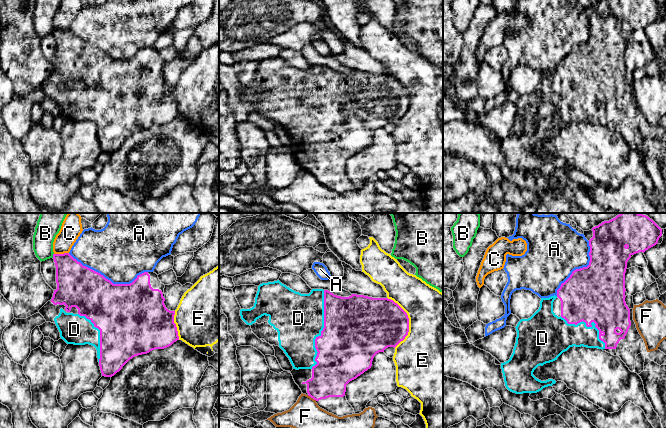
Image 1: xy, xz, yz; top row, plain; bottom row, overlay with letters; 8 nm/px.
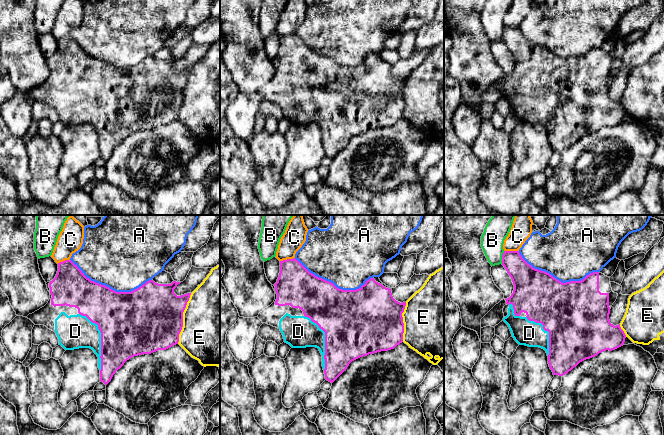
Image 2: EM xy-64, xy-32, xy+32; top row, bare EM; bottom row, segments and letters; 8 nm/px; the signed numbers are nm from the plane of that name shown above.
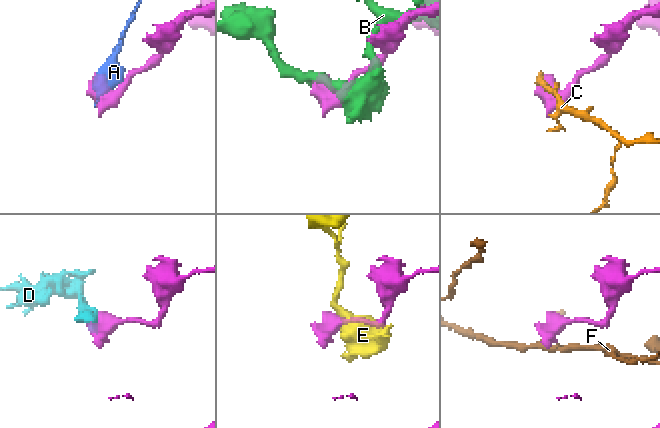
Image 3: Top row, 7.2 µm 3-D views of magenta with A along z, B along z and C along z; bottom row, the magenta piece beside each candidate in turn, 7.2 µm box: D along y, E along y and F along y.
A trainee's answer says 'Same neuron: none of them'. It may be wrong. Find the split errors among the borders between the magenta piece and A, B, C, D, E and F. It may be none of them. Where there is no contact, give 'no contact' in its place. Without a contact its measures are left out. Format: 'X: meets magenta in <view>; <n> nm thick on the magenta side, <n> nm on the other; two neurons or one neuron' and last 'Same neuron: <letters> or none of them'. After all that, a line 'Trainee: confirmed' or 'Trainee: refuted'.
A: meets magenta in xy; 420 nm thick on the magenta side, 460 nm on the other; two neurons
B: meets magenta in xy; 280 nm thick on the magenta side, 170 nm on the other; two neurons
C: meets magenta in xy; 280 nm thick on the magenta side, 160 nm on the other; two neurons
D: meets magenta in xz; 500 nm thick on the magenta side, 400 nm on the other; one neuron
E: meets magenta in xz; 420 nm thick on the magenta side, 500 nm on the other; two neurons
F: meets magenta in xz; 300 nm thick on the magenta side, 280 nm on the other; two neurons
Same neuron: D
Trainee: refuted

